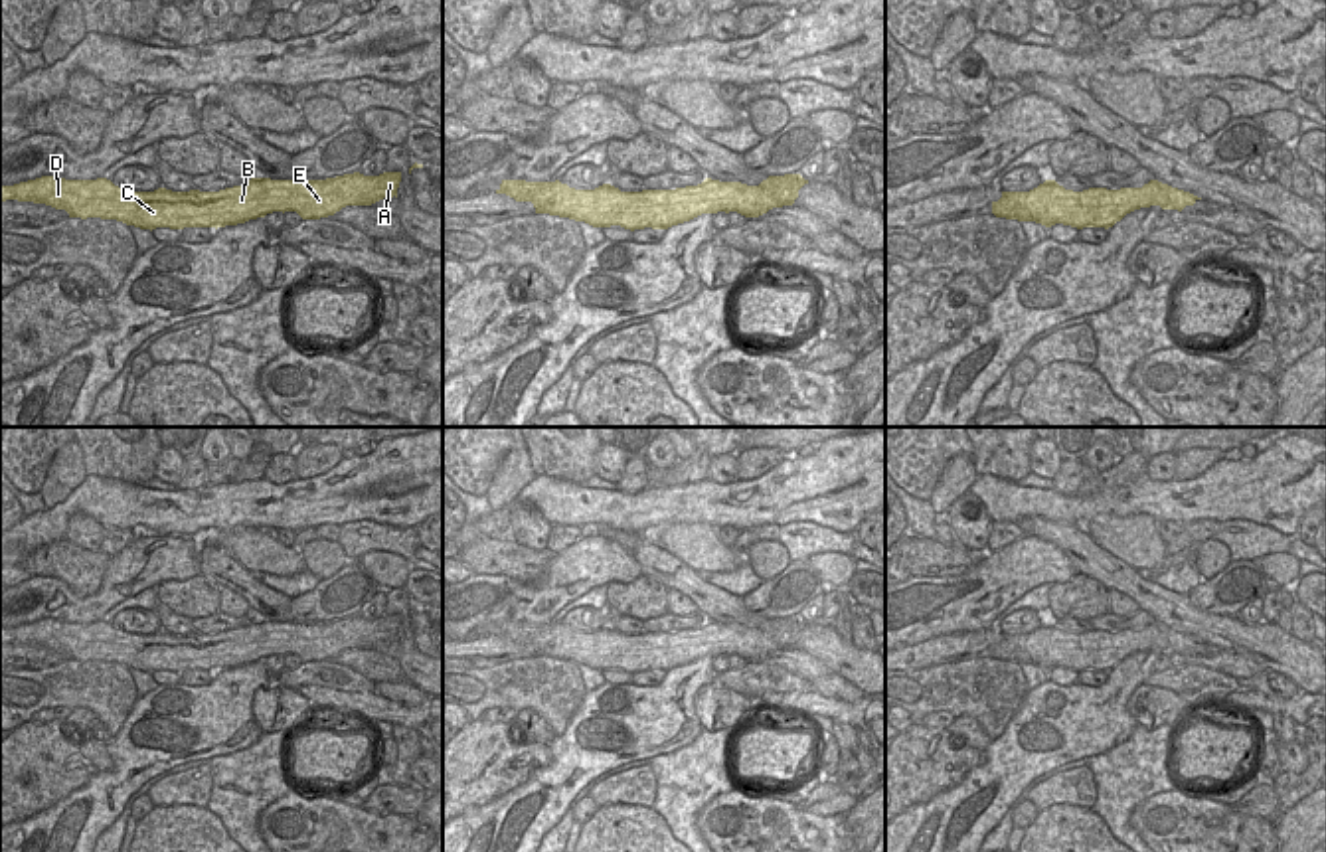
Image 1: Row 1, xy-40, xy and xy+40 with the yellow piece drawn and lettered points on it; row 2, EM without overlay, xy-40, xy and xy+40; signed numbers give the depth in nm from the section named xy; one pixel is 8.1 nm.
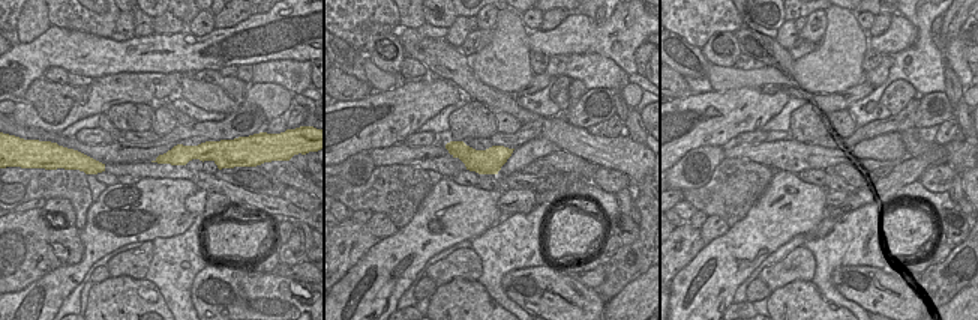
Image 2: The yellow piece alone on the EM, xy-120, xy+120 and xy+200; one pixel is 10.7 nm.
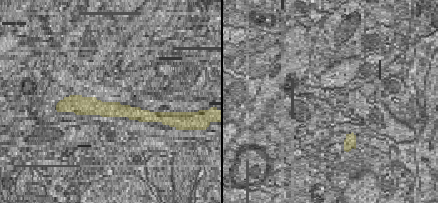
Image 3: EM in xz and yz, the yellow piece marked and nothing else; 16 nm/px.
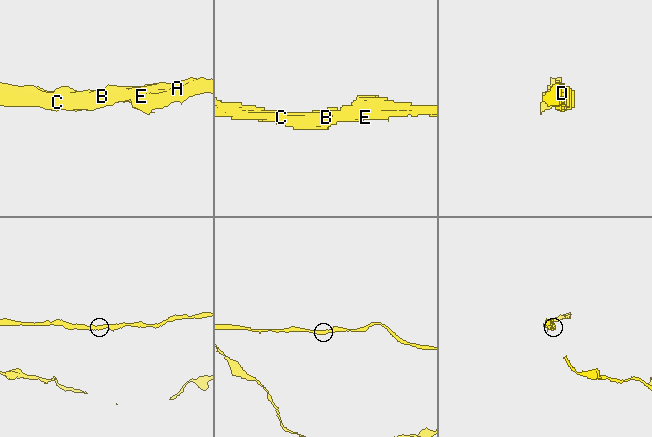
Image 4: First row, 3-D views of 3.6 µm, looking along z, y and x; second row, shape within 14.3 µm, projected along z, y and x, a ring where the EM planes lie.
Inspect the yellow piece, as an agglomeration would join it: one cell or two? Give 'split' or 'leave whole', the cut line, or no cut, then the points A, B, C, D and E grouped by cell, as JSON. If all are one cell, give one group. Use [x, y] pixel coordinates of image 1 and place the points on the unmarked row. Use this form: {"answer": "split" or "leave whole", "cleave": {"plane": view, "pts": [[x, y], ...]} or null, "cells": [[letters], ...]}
{"answer": "leave whole", "cleave": null, "cells": [["A", "B", "C", "D", "E"]]}

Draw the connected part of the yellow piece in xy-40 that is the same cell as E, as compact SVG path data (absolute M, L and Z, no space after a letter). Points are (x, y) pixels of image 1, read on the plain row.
M360 615L326 623L251 621L219 635L130 635L107 621L65 623L41 619L0 629L0 644L18 642L65 652L69 660L117 662L140 672L225 670L265 660L273 654L296 654L302 662L334 658L346 648L372 648L397 640L401 615L364 619Z

